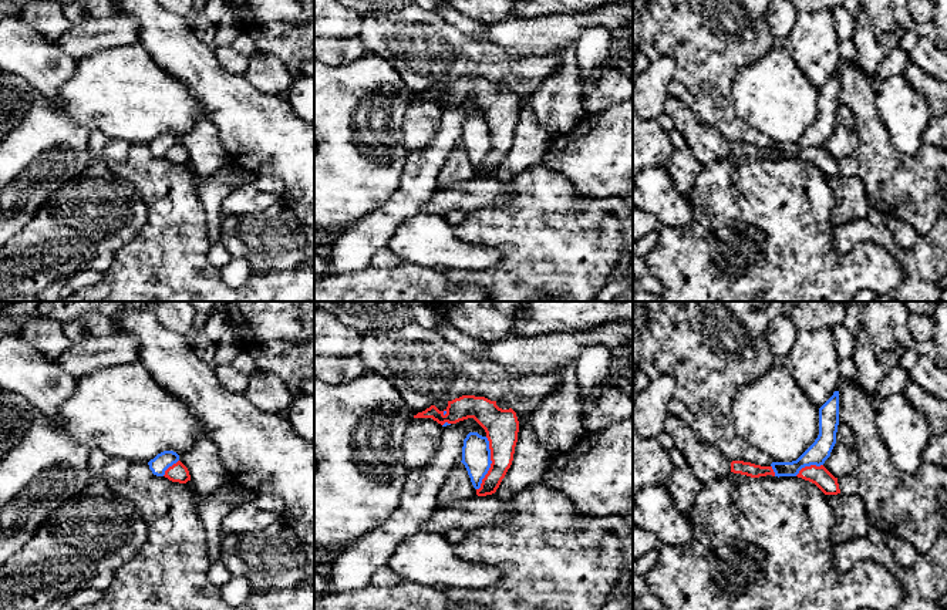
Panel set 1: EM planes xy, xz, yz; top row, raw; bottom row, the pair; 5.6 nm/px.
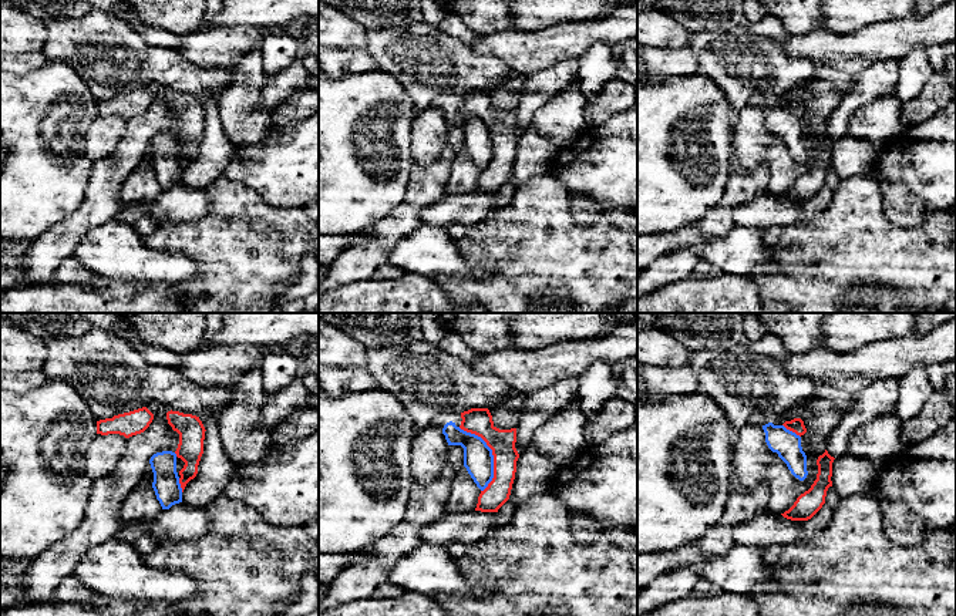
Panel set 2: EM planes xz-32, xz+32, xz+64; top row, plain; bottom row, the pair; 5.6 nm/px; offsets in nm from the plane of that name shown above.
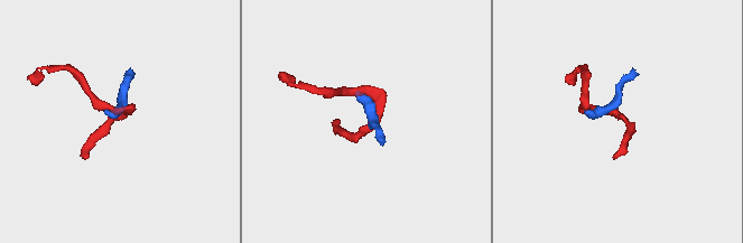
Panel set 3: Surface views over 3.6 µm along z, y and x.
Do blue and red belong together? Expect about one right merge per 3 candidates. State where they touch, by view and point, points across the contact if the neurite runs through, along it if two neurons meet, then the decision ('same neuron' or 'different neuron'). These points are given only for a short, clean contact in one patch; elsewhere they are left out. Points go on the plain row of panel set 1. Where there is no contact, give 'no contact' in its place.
meets blue in xz at (491, 144); different neuron

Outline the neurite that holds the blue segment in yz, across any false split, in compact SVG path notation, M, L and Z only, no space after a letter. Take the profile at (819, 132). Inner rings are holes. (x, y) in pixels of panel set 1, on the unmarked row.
M839 73L819 90L819 117L815 124L792 144L772 144L775 158L796 158L805 148L820 148L830 138L839 107Z

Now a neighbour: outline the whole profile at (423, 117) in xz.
M414 100L405 111L402 125L407 152L424 149L432 142L442 111L444 108L432 100Z

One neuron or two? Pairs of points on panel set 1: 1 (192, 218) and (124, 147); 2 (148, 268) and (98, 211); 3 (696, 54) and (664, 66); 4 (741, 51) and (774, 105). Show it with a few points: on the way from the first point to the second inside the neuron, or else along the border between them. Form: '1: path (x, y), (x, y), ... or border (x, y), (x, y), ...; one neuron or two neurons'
1: border (134, 144), (128, 157), (121, 162), (98, 159); two neurons
2: border (147, 216), (145, 225), (115, 253), (107, 270); two neurons
3: border (653, 54), (674, 61), (676, 70), (667, 94); two neurons
4: border (775, 44), (738, 71), (733, 81), (731, 94); two neurons

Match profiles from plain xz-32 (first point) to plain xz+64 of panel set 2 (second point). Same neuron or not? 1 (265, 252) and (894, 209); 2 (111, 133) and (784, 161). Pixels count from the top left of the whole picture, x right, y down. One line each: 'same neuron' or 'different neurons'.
1: different neurons
2: same neuron

